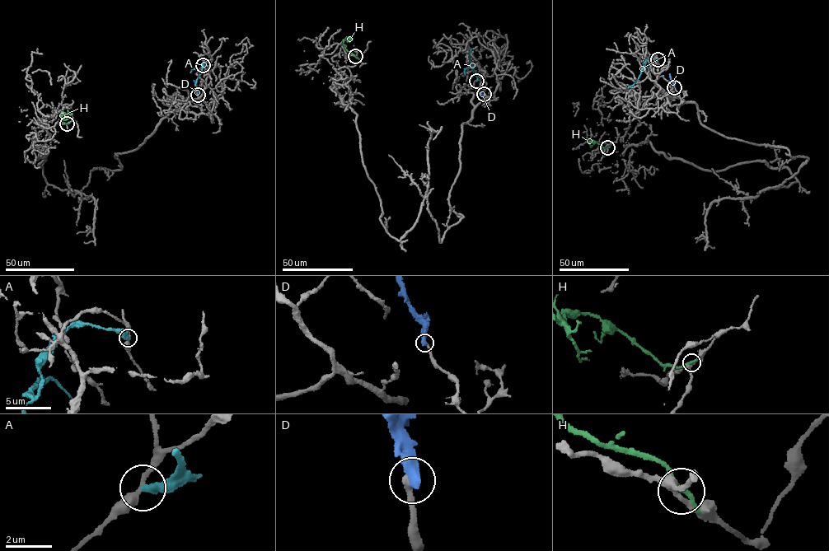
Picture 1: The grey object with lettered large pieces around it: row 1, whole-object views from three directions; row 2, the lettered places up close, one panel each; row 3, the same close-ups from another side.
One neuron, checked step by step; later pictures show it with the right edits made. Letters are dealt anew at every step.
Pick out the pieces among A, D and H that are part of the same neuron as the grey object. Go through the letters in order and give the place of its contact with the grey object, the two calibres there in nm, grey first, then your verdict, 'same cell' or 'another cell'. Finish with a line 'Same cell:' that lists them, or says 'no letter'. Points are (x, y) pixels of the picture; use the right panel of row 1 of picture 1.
A: (658, 59) | 280/280 nm | another cell
D: (674, 87) | 260/500 nm | another cell
H: (607, 147) | 240/190 nm | another cell
Same cell: no letter

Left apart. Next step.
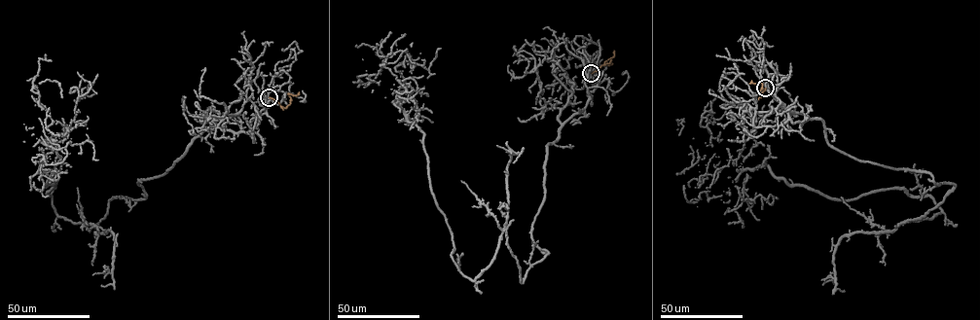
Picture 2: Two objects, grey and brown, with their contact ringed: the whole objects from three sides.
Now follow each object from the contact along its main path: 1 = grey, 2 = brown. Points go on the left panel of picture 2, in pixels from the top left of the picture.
1: (269, 97), (97, 227), (47, 194), (61, 89), (36, 87)
2: (269, 97), (286, 108), (290, 103), (288, 93), (299, 94)

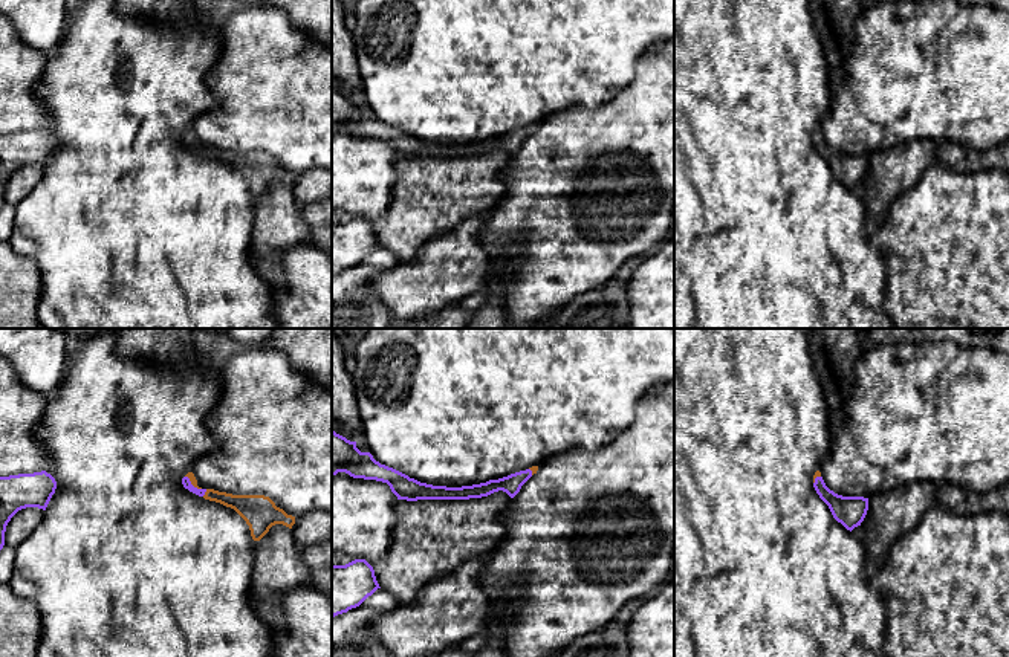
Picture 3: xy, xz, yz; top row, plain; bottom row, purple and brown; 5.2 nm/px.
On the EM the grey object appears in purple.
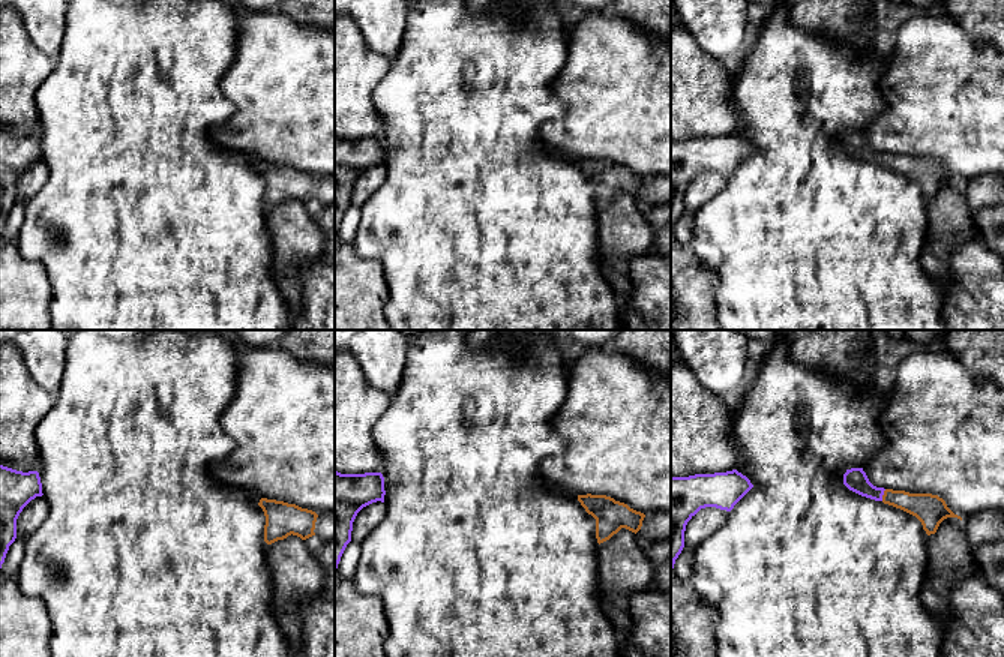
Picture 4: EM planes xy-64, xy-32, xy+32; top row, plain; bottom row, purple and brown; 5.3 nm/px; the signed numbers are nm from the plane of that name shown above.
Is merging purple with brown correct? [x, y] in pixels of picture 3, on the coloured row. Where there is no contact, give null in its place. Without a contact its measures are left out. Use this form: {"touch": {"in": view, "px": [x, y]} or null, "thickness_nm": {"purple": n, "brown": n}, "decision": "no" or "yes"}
{"touch": {"in": "xy", "px": [205, 491]}, "thickness_nm": {"purple": 50, "brown": 140}, "decision": "yes"}

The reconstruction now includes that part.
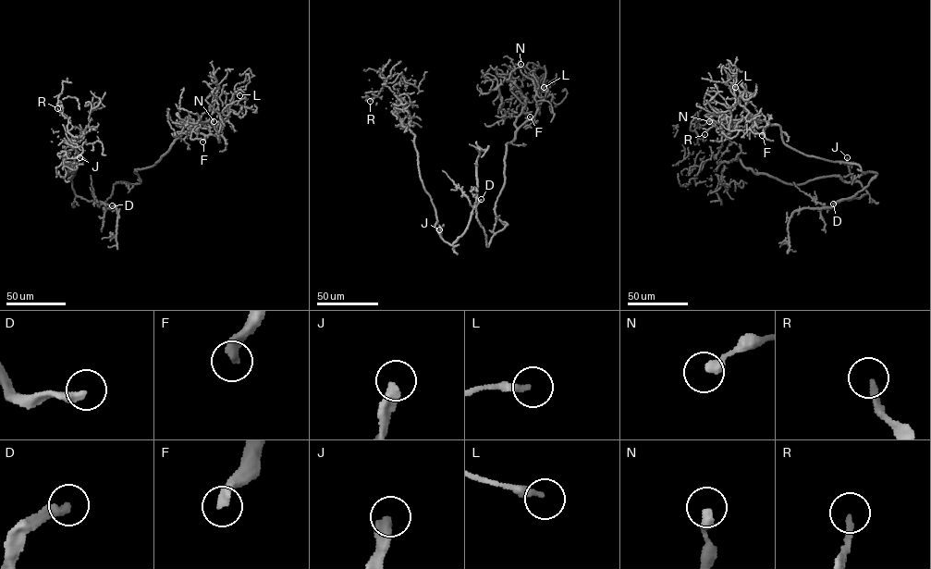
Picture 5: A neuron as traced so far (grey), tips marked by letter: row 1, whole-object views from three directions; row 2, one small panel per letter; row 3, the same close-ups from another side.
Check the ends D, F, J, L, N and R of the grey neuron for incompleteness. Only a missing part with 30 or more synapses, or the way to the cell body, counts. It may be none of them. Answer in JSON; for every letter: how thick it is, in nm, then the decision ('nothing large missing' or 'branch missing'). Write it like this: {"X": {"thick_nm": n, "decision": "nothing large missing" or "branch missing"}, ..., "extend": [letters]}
{"D": {"thick_nm": 320, "decision": "nothing large missing"}, "F": {"thick_nm": 340, "decision": "branch missing"}, "J": {"thick_nm": 400, "decision": "branch missing"}, "L": {"thick_nm": 240, "decision": "nothing large missing"}, "N": {"thick_nm": 360, "decision": "nothing large missing"}, "R": {"thick_nm": 200, "decision": "branch missing"}, "extend": ["F", "J", "R"]}

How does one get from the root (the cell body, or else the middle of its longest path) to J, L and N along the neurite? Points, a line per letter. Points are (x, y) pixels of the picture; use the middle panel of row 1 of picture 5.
J: (451, 244), (441, 238), (439, 229)
L: (451, 244), (475, 206), (486, 246), (508, 225), (495, 209), (506, 145), (534, 116), (544, 87)
N: (451, 244), (475, 206), (486, 246), (508, 225), (495, 209), (506, 145), (538, 108), (533, 80), (520, 64)

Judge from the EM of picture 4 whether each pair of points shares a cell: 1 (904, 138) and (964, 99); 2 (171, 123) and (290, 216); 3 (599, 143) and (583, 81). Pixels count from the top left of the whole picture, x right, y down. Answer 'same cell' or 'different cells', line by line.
1: same cell
2: different cells
3: same cell

